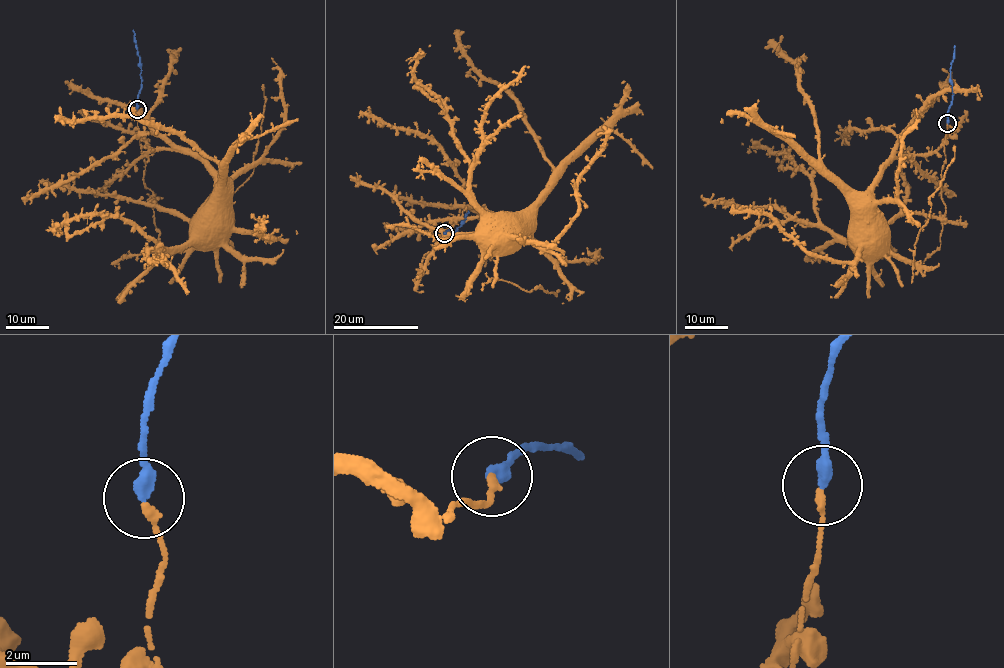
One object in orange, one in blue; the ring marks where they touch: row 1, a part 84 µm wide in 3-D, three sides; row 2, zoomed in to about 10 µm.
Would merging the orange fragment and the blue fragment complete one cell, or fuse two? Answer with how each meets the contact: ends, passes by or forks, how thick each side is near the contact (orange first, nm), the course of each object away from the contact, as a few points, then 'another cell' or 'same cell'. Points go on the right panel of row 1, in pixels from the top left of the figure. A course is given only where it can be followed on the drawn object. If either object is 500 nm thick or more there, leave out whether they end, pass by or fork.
orange ends there; blue ends there; 170 nm thick on the orange side, 360 nm on the other; orange runs (948, 124), (941, 186), (944, 215), (903, 215), (864, 243); blue runs (948, 123), (953, 94), (950, 68), (954, 45); same cell

